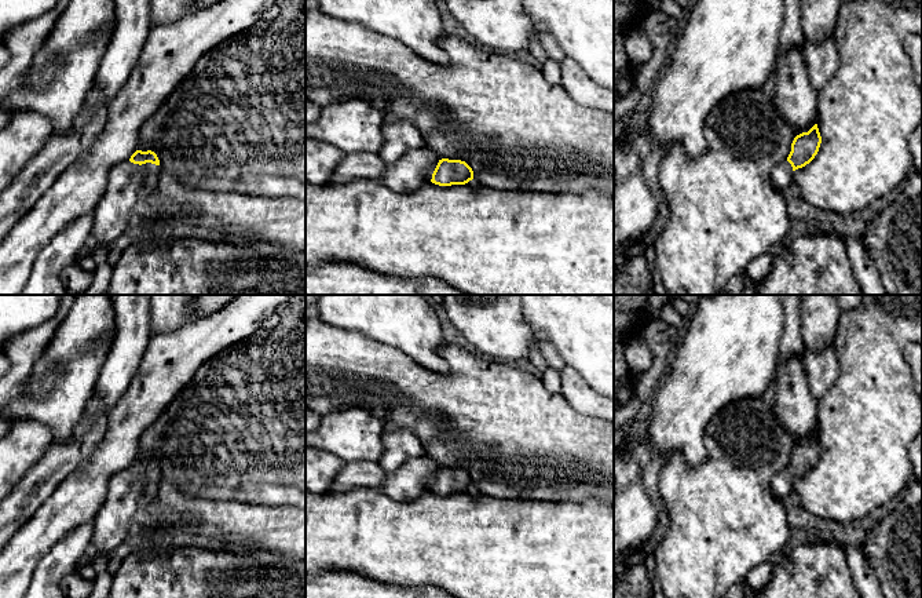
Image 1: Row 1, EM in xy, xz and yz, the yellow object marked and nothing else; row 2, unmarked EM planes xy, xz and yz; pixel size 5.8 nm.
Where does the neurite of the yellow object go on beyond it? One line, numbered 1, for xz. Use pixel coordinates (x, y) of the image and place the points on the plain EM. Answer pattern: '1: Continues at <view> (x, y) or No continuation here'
1: No continuation here

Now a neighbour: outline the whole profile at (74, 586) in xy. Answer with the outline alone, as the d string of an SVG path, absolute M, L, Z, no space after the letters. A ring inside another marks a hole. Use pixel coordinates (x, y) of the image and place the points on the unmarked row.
M77 570L66 576L63 592L66 598L88 598L94 588L94 581L83 577Z

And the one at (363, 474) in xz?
M347 463L332 484L330 492L343 495L356 489L380 491L387 473L378 463Z

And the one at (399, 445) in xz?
M385 430L383 435L383 455L378 460L385 473L395 473L409 459L425 456L420 438L411 430Z

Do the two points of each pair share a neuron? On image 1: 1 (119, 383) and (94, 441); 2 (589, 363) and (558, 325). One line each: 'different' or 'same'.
1: same
2: same

